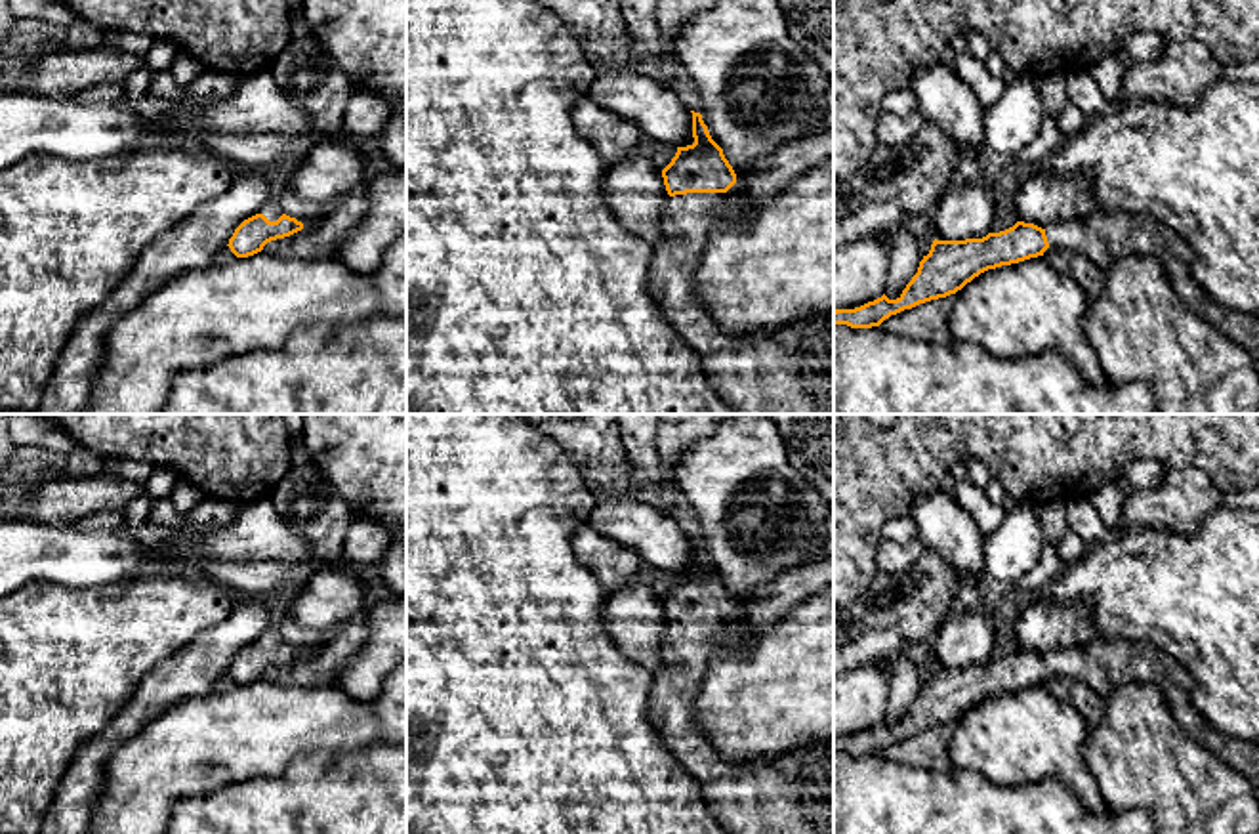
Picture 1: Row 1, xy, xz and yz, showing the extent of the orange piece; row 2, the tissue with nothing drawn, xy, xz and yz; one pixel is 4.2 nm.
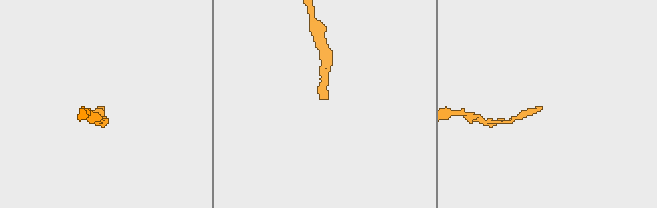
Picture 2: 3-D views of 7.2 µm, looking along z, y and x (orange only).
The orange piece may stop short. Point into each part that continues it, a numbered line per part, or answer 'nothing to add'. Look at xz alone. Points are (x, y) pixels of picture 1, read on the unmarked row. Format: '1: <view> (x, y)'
1: xz (792, 792)

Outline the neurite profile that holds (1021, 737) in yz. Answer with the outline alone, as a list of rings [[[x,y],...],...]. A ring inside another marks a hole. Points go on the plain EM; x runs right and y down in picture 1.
[[[1038,683],[988,697],[958,718],[948,756],[954,767],[980,773],[994,784],[1019,786],[1059,779],[1089,811],[1101,813],[1106,805],[1084,754],[1087,733],[1082,714]]]

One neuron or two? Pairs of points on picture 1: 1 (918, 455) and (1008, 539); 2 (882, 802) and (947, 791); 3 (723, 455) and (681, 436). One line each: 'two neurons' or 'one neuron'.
1: two neurons
2: one neuron
3: two neurons

